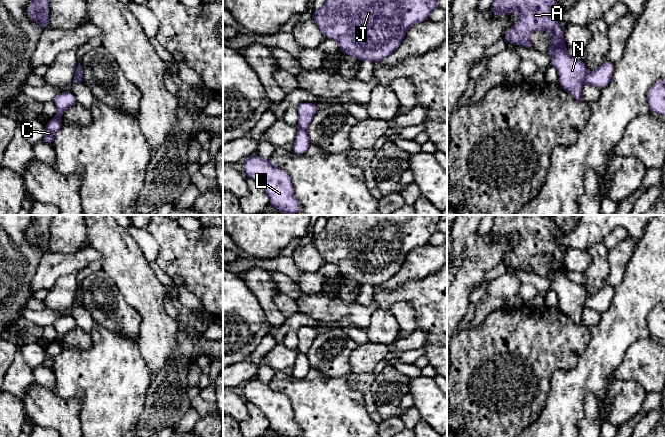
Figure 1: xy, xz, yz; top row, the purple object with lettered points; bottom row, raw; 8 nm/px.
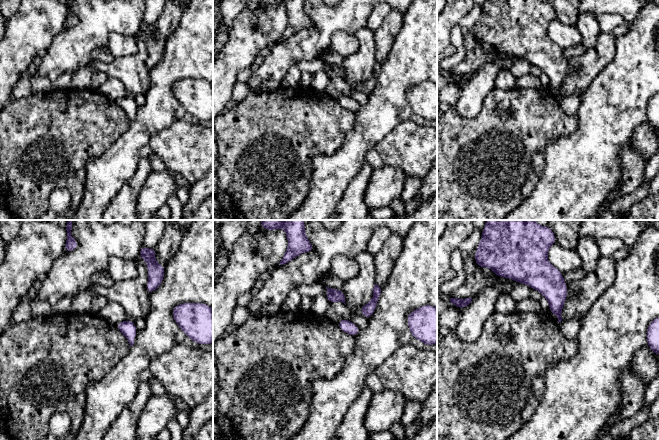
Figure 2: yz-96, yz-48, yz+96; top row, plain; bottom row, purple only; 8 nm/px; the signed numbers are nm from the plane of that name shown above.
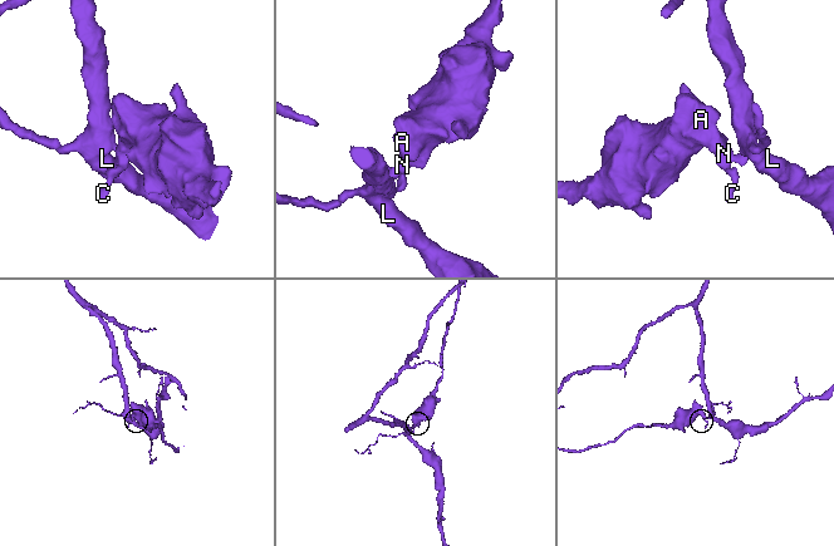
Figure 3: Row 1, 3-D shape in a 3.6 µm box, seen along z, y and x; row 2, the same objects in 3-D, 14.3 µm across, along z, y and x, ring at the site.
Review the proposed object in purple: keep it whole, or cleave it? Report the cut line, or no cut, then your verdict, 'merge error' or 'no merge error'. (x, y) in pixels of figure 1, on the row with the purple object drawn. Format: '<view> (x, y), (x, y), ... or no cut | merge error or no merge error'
yz (588, 72), (584, 82) | merge error

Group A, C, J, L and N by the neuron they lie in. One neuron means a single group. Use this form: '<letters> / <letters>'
A C J N / L

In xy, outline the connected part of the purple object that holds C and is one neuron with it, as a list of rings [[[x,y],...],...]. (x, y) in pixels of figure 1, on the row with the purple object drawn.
[[[66,91],[59,93],[53,101],[57,108],[56,115],[47,122],[45,126],[45,135],[42,139],[42,141],[47,144],[53,144],[54,134],[62,127],[63,124],[60,118],[65,110],[77,103],[74,94]]]

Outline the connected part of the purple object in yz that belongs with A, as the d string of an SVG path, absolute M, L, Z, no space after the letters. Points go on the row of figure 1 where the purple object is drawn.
M493 0L491 10L496 18L500 18L504 13L511 14L513 11L517 11L519 14L518 21L505 33L504 40L507 43L520 44L532 48L532 44L529 41L532 33L539 29L549 32L551 34L551 43L546 53L551 58L551 66L558 70L558 84L574 99L583 102L582 87L588 71L584 61L574 59L567 54L567 45L564 41L563 32L554 14L557 4L556 0Z

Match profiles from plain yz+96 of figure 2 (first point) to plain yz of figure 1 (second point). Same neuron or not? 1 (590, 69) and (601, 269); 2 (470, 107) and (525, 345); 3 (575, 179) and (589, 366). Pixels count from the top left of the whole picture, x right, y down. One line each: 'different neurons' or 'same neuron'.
1: different neurons
2: different neurons
3: same neuron

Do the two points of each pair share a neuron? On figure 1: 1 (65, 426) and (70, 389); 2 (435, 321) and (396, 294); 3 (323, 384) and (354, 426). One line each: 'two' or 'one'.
1: two
2: one
3: one

